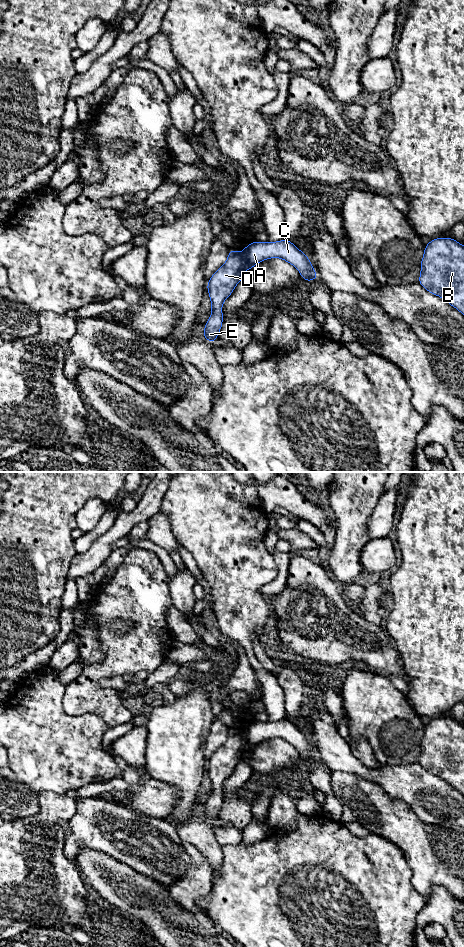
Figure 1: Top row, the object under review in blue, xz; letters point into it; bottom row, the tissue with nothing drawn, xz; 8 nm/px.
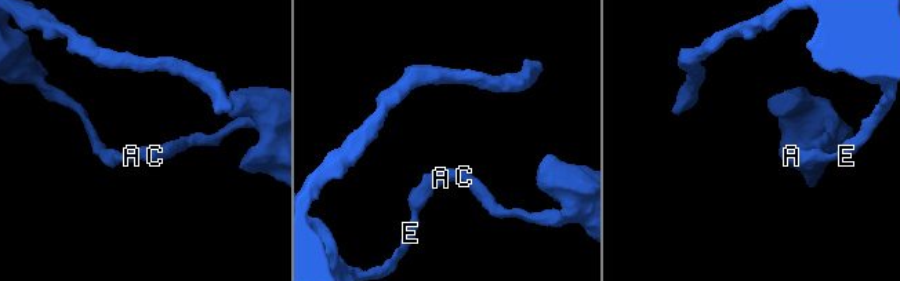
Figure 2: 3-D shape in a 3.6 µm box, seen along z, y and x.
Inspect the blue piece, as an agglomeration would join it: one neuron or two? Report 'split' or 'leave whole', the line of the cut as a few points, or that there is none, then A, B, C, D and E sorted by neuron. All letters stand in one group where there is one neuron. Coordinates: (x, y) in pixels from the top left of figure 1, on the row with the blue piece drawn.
split; cut in xz along (240, 255), (244, 269); A B C / D E

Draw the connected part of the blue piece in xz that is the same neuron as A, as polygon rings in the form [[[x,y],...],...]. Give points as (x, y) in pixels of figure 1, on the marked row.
[[[286,238],[278,242],[254,241],[248,244],[241,252],[244,270],[250,270],[256,264],[270,258],[280,258],[294,265],[304,281],[310,282],[318,279],[318,275],[306,253],[300,251]]]

